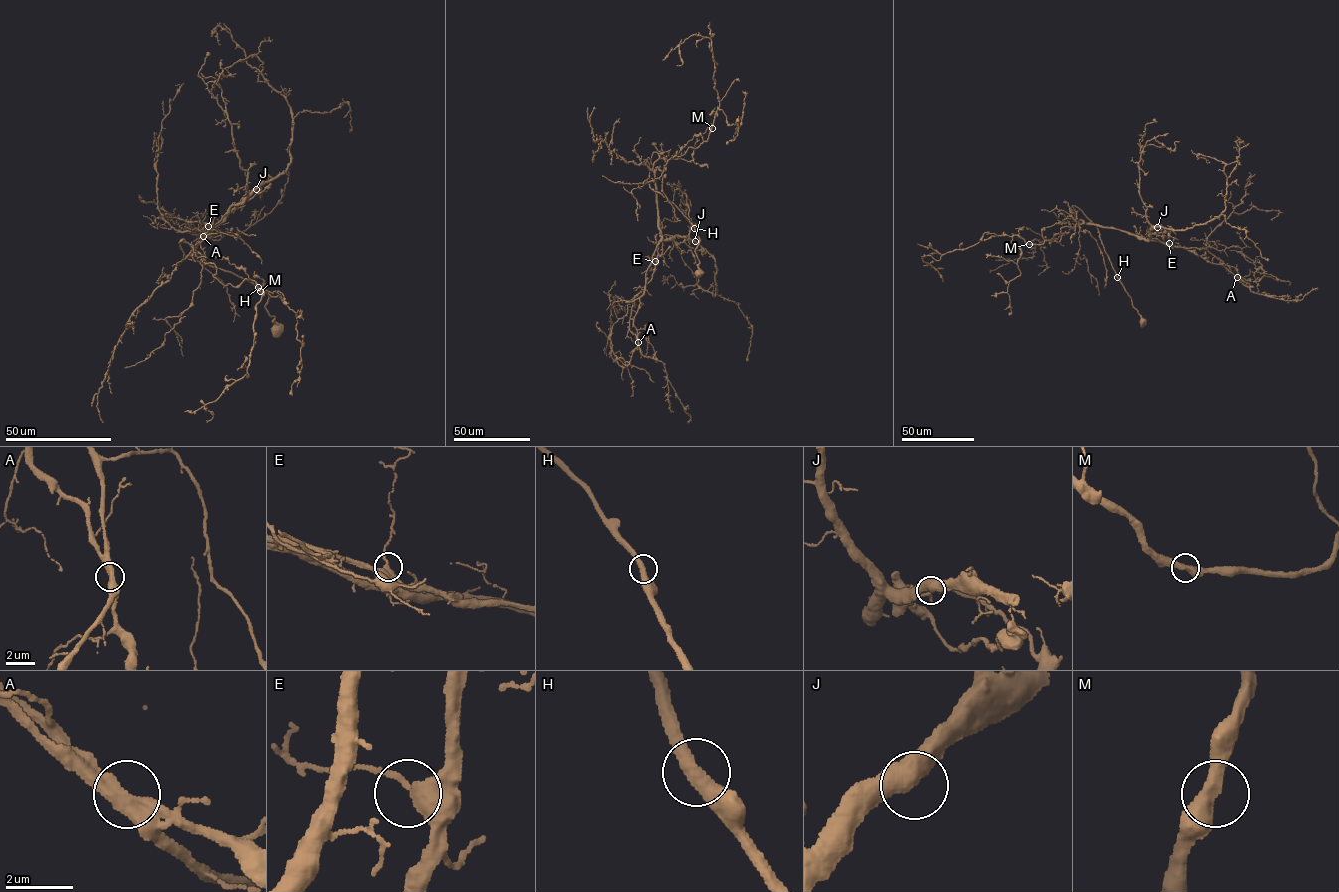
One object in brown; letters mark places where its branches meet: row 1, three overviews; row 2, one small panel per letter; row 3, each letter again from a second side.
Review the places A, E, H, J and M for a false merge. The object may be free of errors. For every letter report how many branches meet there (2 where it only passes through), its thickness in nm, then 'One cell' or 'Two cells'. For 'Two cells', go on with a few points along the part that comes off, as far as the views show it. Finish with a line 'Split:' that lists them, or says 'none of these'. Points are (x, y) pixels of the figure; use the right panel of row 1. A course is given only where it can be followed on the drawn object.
A: Branches: 2. Thickness 460 nm. Two cells. Course of the part to remove: (1237, 277), (1206, 247), (1220, 250), (1233, 246), (1241, 248), (1247, 260), (1255, 266), (1257, 292), (1270, 296)
E: Branches: 2. Thickness 420 nm. One cell
H: Branches: 2. Thickness 420 nm. One cell
J: Branches: 2. Thickness 480 nm. One cell
M: Branches: 2. Thickness 440 nm. One cell
Split: A

